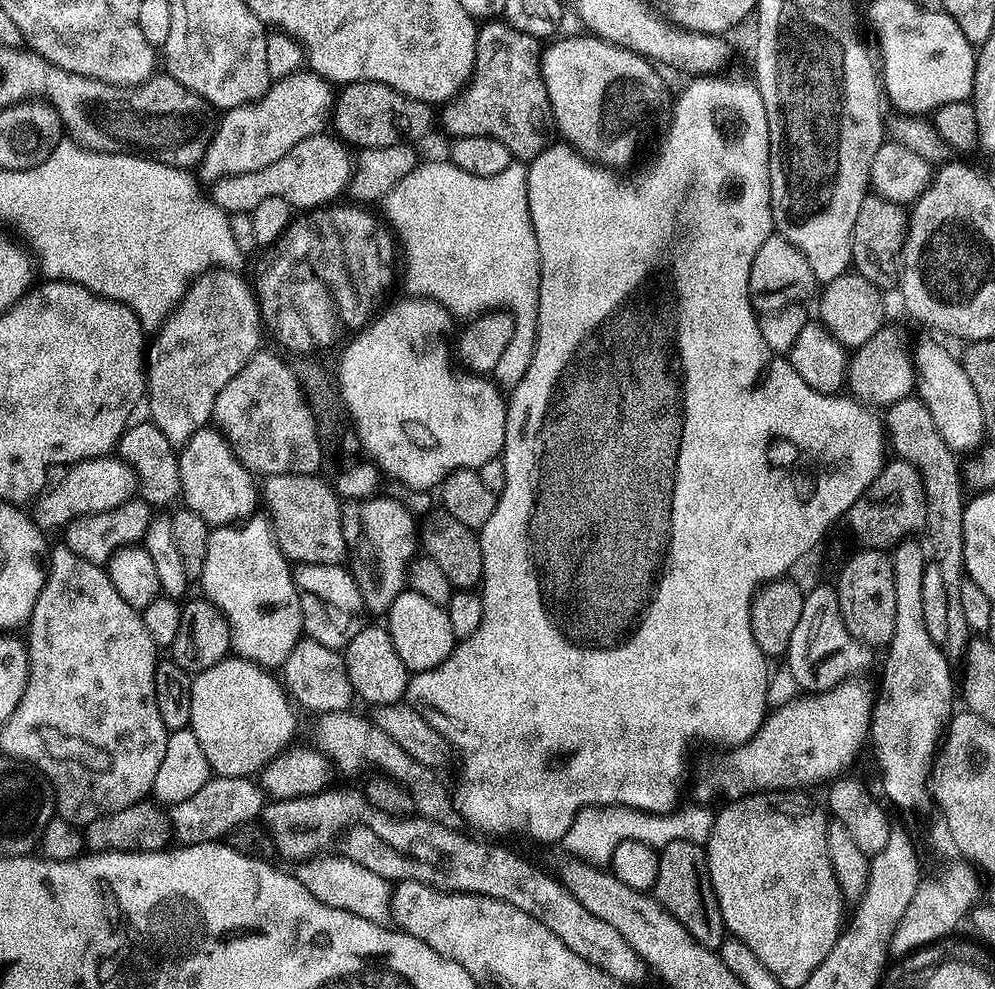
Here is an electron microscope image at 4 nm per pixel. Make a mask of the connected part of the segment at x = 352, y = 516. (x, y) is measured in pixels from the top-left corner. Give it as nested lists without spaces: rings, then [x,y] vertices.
[[[377,494],[366,500],[350,500],[341,507],[342,534],[348,547],[346,564],[369,613],[383,617],[394,598],[405,591],[408,566],[418,552],[418,520],[404,504]]]

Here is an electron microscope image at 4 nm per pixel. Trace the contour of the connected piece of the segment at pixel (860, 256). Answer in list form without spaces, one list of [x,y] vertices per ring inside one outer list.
[[[875,194],[865,196],[862,206],[858,206],[852,231],[852,268],[881,290],[899,285],[908,217],[909,213],[901,205]]]

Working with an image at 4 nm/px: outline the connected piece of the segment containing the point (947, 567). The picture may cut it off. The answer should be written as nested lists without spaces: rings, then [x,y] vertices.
[[[919,398],[899,400],[889,404],[882,416],[882,423],[890,437],[890,448],[896,451],[899,459],[910,463],[920,472],[921,484],[925,492],[925,508],[928,511],[926,533],[930,545],[931,559],[942,573],[942,582],[946,586],[947,610],[946,628],[947,642],[944,645],[945,656],[951,663],[961,663],[967,655],[968,643],[972,639],[972,631],[962,605],[962,582],[966,578],[964,571],[964,539],[962,538],[962,518],[966,495],[962,489],[962,464],[957,453],[938,434],[938,426],[934,426],[934,418],[930,418],[930,410]]]

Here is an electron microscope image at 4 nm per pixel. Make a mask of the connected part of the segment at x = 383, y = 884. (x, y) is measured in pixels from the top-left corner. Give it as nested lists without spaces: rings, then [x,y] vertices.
[[[317,856],[297,863],[294,875],[318,902],[326,902],[326,906],[334,906],[334,910],[346,910],[350,914],[358,914],[358,918],[366,918],[366,922],[387,925],[393,919],[392,889],[389,881],[383,880],[374,870],[366,870],[366,866],[358,866],[345,856]]]

